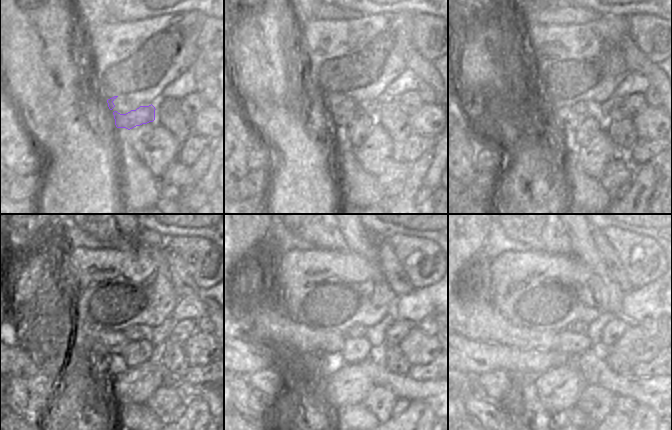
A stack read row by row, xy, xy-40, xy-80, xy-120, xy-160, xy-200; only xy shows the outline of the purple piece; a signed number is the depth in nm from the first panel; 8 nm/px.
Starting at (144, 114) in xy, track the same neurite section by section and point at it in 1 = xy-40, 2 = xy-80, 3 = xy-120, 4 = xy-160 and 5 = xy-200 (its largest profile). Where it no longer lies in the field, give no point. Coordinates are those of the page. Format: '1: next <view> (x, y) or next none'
1: next xy-40 (342, 118)
2: next xy-80 (561, 119)
3: next xy-120 (84, 338)
4: next xy-160 (271, 325)
5: next xy-200 (477, 319)

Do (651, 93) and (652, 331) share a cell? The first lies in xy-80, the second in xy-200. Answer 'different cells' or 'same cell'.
same cell

